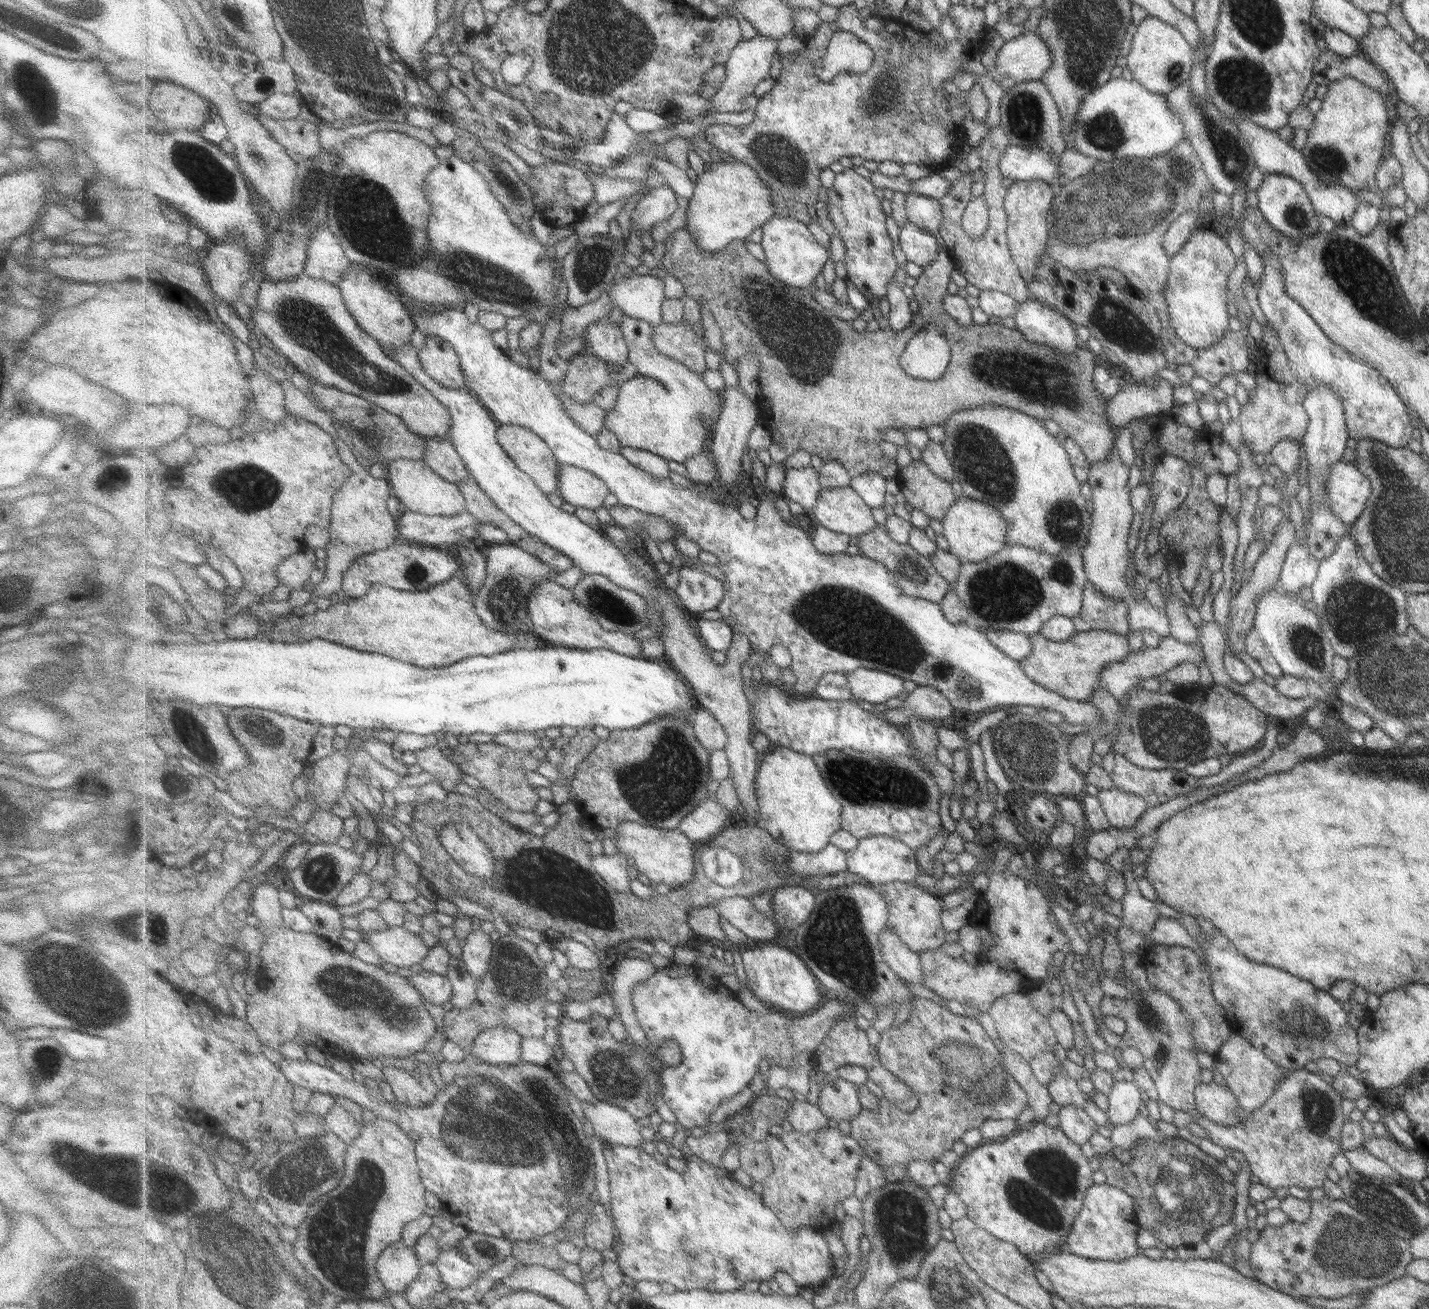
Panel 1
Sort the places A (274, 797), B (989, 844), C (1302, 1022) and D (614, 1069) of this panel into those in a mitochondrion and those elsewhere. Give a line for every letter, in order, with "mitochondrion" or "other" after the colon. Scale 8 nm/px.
A: other
B: other
C: mitochondrion
D: mitochondrion

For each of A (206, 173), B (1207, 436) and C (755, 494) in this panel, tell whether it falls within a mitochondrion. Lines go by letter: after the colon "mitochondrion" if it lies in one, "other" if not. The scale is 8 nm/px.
A: mitochondrion
B: other
C: other

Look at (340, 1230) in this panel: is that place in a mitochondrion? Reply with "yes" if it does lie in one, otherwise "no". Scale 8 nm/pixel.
yes

